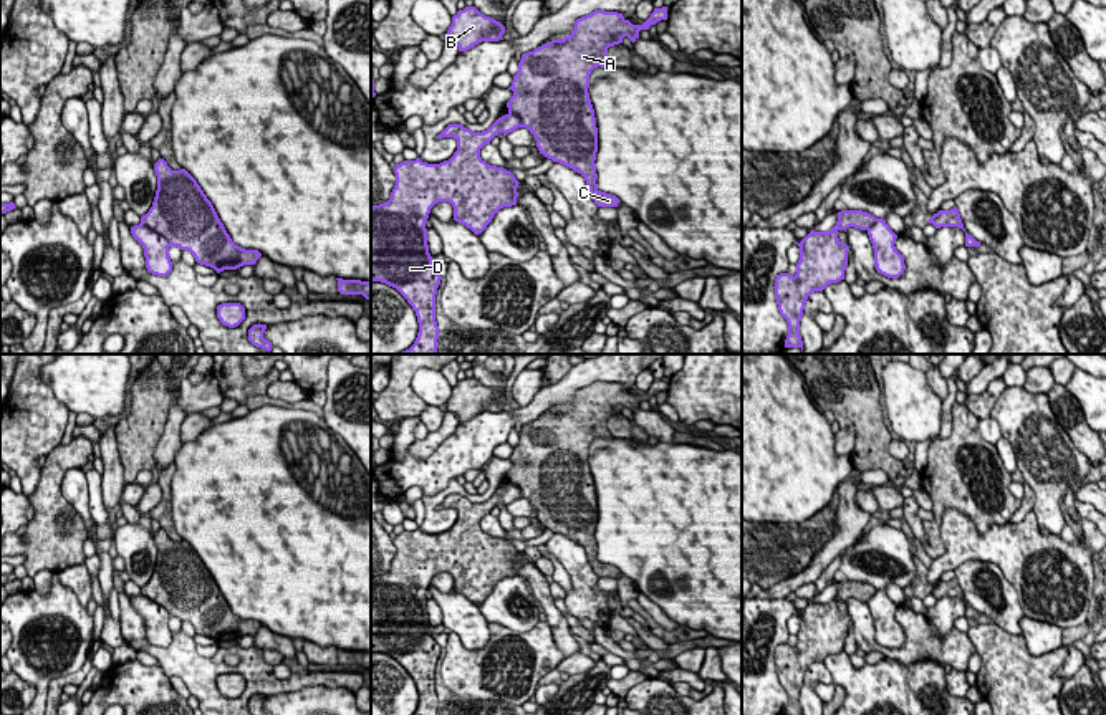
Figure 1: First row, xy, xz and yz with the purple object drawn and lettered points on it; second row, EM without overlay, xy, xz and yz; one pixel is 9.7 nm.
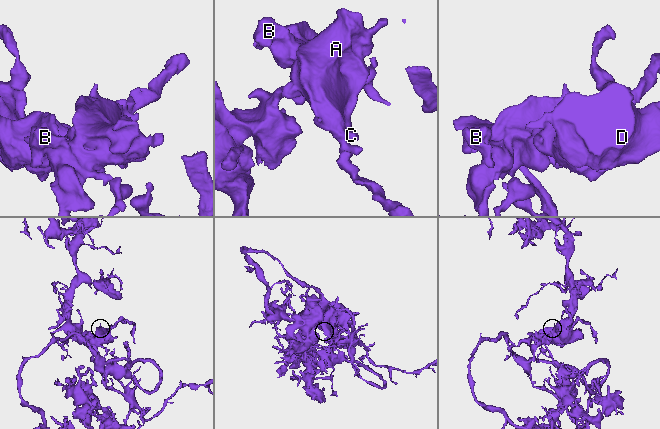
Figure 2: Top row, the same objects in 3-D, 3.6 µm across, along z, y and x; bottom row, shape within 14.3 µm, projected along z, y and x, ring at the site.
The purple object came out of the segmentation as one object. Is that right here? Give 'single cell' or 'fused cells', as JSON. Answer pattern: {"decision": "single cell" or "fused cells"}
{"decision": "single cell"}

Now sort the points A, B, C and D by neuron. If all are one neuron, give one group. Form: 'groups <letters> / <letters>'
groups A B C D

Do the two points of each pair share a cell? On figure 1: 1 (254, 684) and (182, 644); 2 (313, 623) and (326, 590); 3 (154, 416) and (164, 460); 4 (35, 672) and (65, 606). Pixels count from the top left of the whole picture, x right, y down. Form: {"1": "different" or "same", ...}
{"1": "same", "2": "same", "3": "different", "4": "same"}

